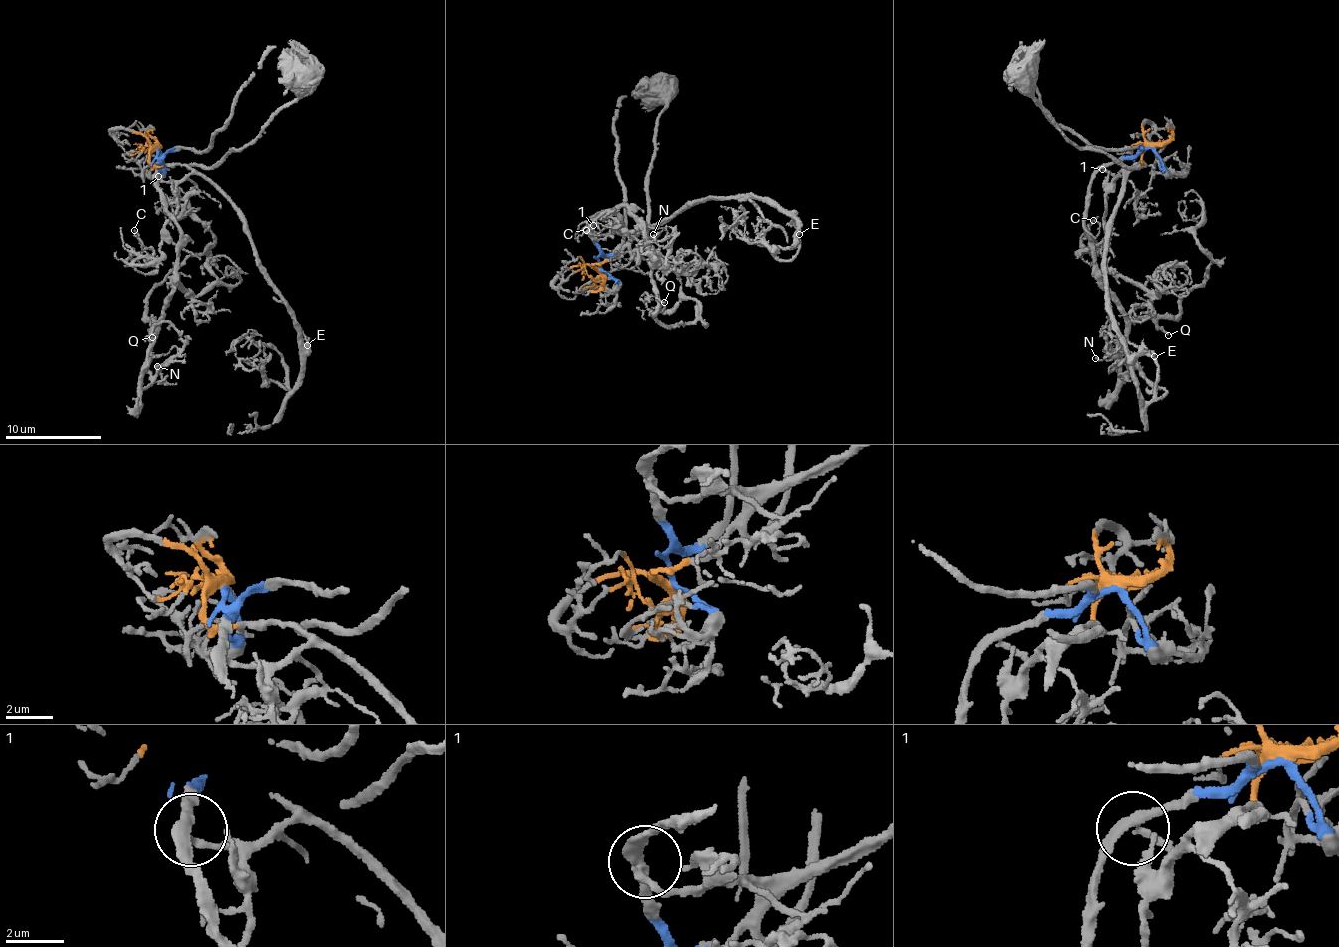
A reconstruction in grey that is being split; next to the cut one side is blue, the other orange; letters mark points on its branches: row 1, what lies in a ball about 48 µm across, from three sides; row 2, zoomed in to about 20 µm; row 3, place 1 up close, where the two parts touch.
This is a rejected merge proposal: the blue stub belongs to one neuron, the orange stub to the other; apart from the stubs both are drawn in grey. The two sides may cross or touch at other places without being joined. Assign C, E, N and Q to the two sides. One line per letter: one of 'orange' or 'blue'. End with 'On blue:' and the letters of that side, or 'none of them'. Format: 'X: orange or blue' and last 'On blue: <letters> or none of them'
C: orange
E: orange
N: blue
Q: blue
On blue: N, Q

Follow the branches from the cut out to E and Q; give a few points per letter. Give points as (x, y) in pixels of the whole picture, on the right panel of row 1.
E: (1152, 145), (1142, 156), (1145, 163), (1133, 165), (1115, 204), (1104, 259), (1113, 322), (1124, 349), (1154, 357)
Q: (1149, 145), (1094, 176), (1083, 223), (1095, 280), (1130, 317), (1148, 316), (1168, 336)

